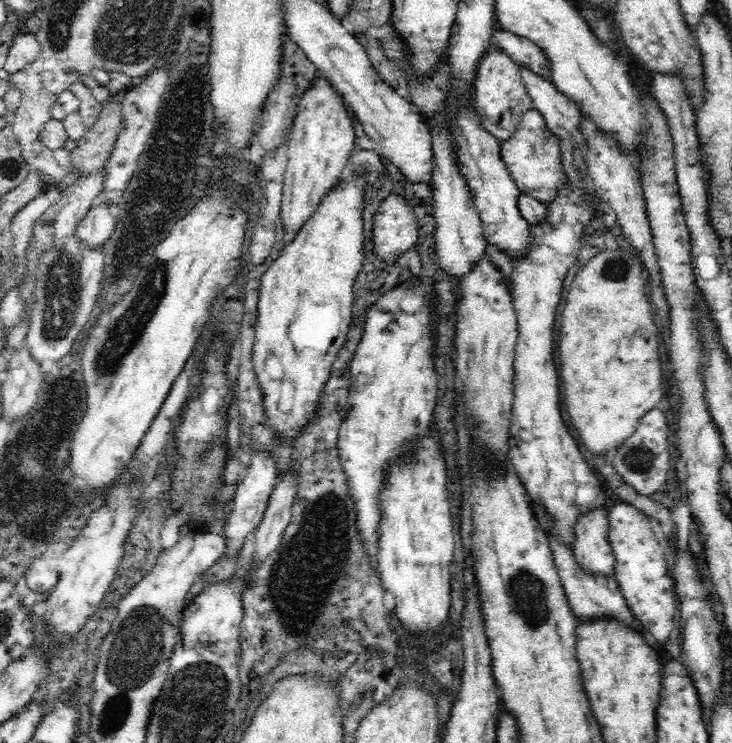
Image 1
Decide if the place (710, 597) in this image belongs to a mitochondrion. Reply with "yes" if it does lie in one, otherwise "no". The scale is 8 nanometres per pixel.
no

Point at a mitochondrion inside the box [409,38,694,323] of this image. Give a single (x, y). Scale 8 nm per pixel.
(616, 269)

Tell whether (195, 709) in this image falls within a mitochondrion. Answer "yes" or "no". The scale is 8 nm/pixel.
yes

